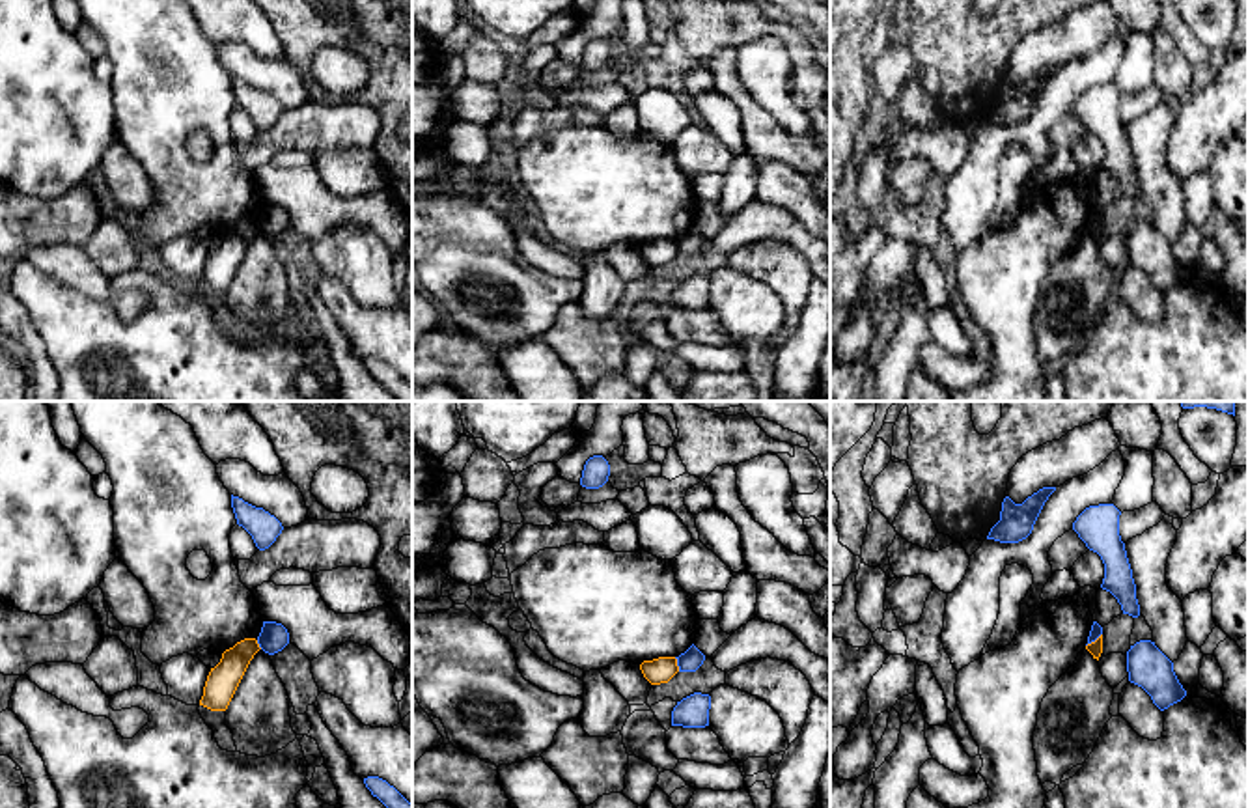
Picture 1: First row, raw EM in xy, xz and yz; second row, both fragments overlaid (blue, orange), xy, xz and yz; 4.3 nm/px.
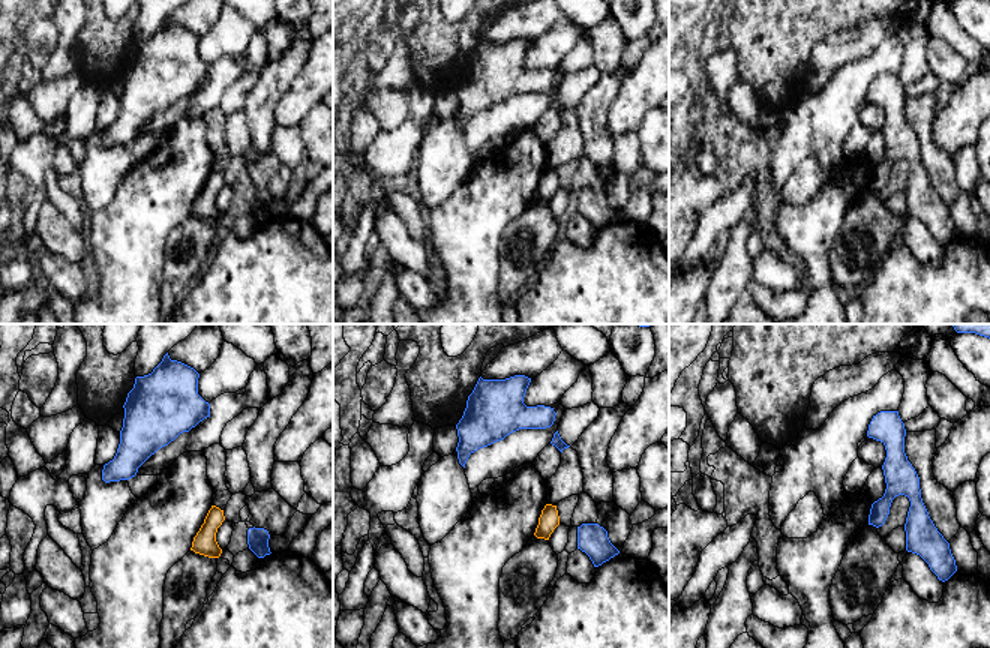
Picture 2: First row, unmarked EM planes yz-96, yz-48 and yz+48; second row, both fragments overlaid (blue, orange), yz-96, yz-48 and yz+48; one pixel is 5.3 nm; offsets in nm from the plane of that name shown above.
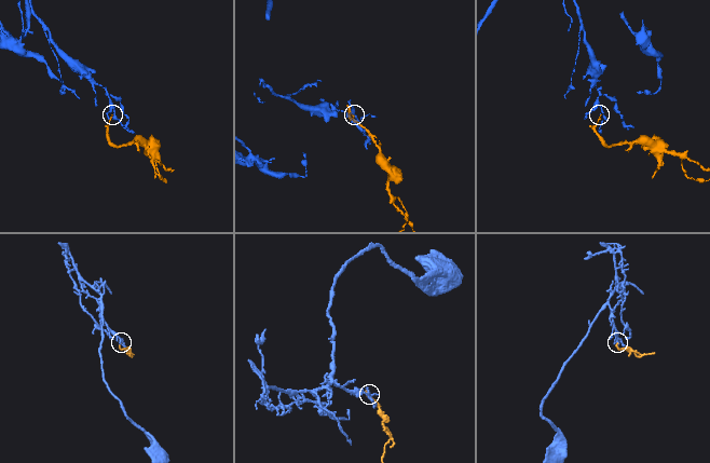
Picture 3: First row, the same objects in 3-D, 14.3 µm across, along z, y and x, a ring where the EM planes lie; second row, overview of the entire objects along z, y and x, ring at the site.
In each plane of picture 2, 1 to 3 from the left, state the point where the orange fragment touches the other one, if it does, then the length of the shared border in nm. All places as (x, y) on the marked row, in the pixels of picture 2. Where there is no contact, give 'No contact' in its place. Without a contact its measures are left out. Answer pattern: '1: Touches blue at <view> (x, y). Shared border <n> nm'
1: No contact
2: No contact
3: No contact

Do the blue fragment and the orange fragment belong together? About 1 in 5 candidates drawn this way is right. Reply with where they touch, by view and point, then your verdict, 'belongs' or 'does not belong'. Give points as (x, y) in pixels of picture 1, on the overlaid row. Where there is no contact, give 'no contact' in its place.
contact yz (1094, 640); does not belong

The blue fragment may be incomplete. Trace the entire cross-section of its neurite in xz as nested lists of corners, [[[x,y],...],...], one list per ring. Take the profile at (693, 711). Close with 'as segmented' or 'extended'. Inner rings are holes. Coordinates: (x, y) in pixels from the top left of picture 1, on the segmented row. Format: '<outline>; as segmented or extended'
[[[694,692],[681,702],[672,711],[672,726],[683,728],[705,728],[709,726],[711,696]]]; as segmented

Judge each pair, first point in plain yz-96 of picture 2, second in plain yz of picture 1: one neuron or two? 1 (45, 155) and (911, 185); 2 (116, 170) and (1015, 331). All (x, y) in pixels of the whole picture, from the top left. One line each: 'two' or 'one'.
1: one
2: two

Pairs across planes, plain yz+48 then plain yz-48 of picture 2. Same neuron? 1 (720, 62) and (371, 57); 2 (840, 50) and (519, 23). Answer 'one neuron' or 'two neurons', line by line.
1: one neuron
2: one neuron

